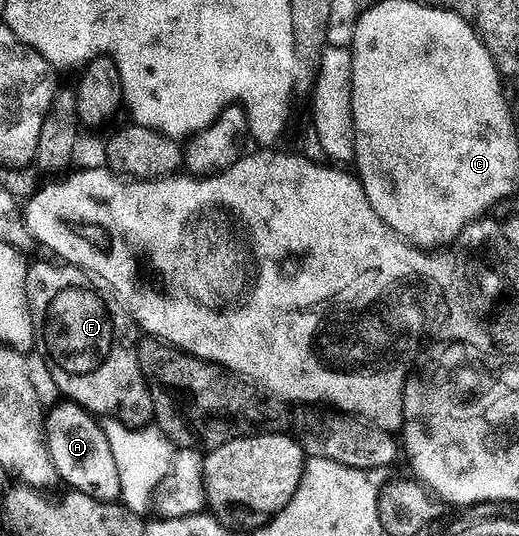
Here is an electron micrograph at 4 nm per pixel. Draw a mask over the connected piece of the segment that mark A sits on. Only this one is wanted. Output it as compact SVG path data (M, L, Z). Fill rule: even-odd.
M65 399L54 404L44 414L45 445L57 468L58 478L66 481L70 490L77 490L92 499L116 502L120 498L120 479L111 444L107 443L101 421L87 409ZM50 411L50 413L49 413Z

